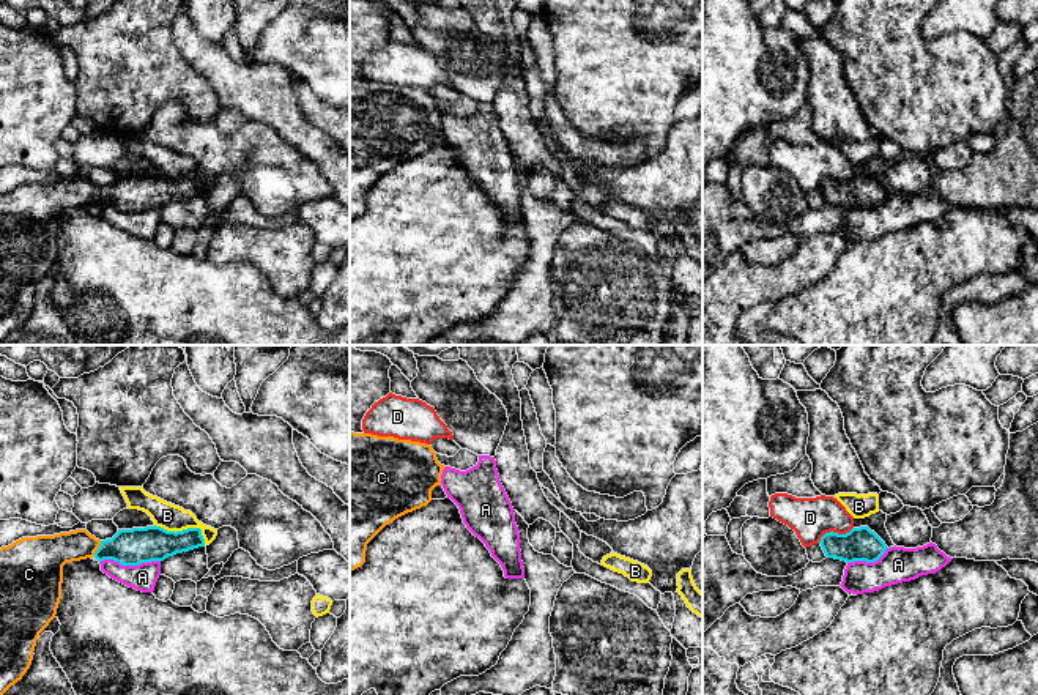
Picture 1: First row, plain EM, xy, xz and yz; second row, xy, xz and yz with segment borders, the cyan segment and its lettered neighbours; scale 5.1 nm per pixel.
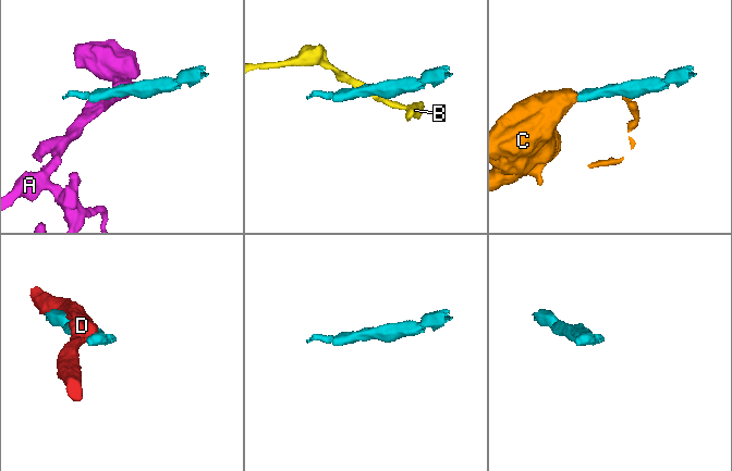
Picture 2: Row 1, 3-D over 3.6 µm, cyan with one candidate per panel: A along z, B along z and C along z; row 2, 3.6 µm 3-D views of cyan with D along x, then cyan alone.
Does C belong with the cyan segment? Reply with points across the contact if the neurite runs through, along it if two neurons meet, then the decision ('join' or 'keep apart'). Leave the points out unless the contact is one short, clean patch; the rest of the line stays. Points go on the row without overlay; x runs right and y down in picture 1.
join

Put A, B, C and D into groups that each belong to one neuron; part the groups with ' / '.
A / B / C / D

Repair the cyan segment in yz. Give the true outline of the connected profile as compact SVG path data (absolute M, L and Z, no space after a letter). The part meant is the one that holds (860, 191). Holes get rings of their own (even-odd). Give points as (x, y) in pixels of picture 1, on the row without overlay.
M868 173L852 175L846 181L825 180L819 188L827 205L854 208L877 208L888 195Z

